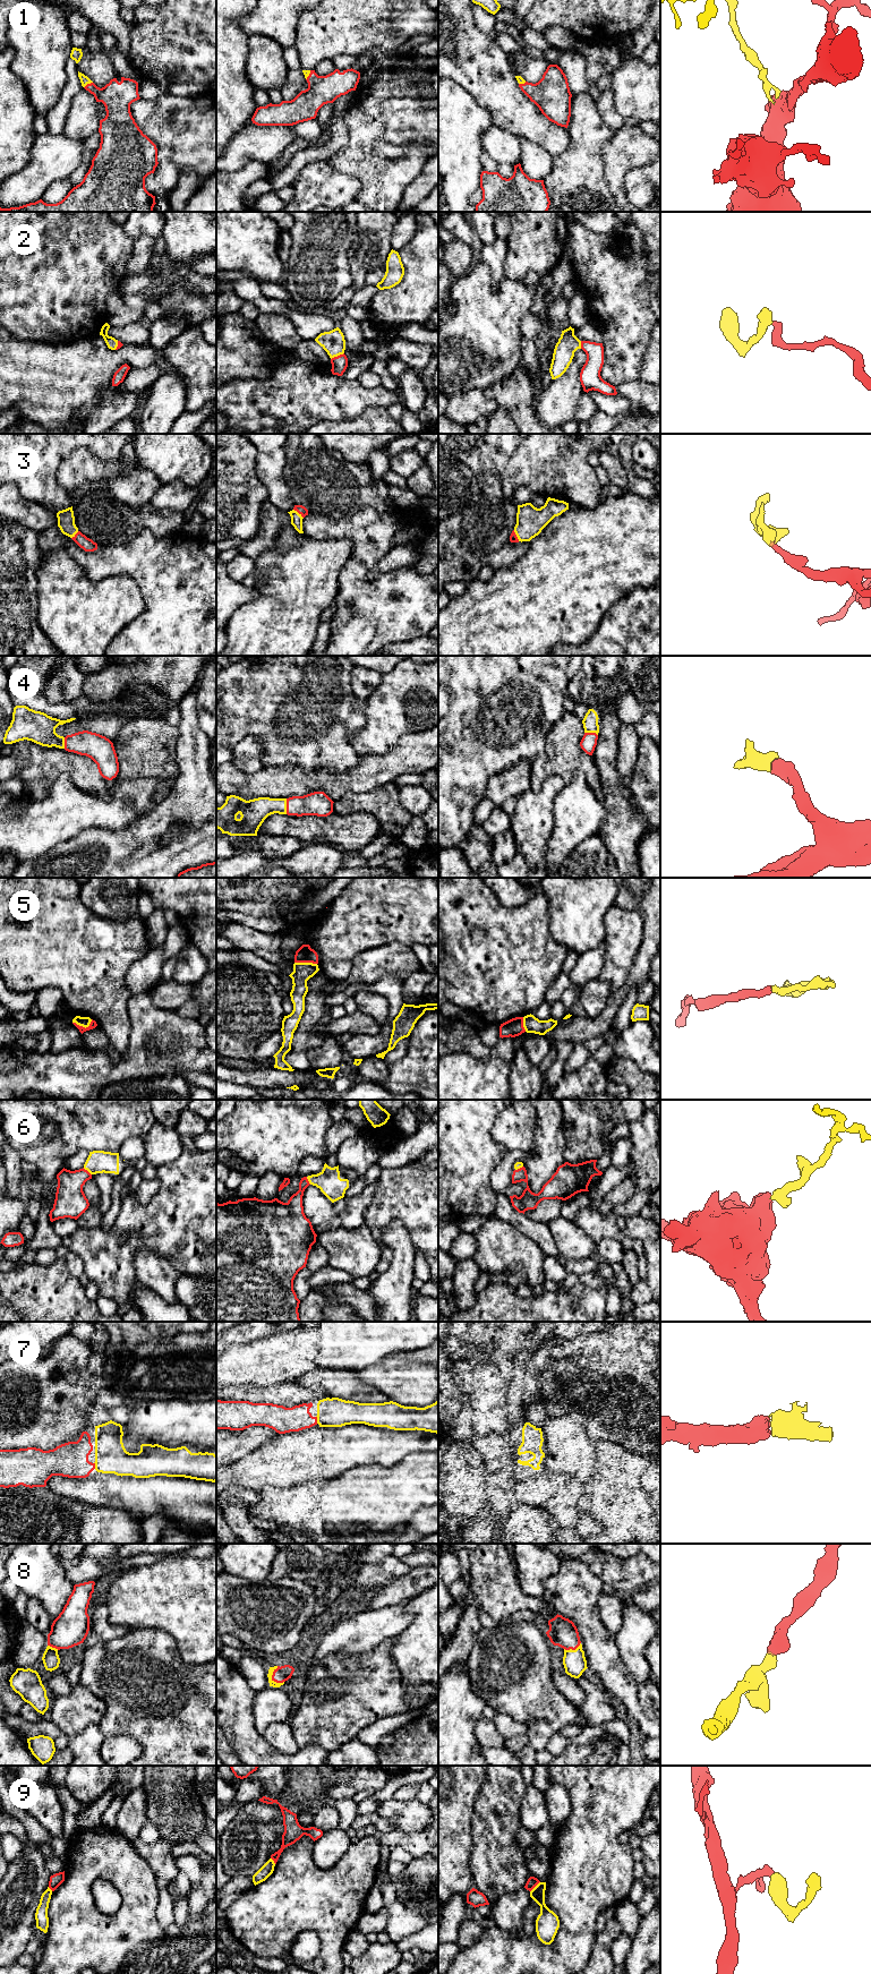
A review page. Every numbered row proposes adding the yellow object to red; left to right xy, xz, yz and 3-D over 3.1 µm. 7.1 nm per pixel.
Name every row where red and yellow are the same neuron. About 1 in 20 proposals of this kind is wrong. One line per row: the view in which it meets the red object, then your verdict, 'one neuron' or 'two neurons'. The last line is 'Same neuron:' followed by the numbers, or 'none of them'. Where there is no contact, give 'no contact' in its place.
1: meets red in xy; one neuron
2: meets red in xz; one neuron
3: meets red in xz; one neuron
4: meets red in xz; one neuron
5: meets red in xy; one neuron
6: meets red in xy; one neuron
7: meets red in xz; one neuron
8: meets red in xz; one neuron
9: meets red in yz; one neuron
Same neuron: 1, 2, 3, 4, 5, 6, 7, 8, 9

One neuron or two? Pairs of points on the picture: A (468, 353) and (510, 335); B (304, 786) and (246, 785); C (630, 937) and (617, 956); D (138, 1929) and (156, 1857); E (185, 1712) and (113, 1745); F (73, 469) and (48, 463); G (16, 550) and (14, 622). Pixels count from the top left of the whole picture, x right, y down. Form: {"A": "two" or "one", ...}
{"A": "one", "B": "one", "C": "one", "D": "two", "E": "two", "F": "two", "G": "one"}

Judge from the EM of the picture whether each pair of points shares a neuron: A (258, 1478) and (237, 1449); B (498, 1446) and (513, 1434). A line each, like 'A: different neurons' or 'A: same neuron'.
A: different neurons
B: different neurons

